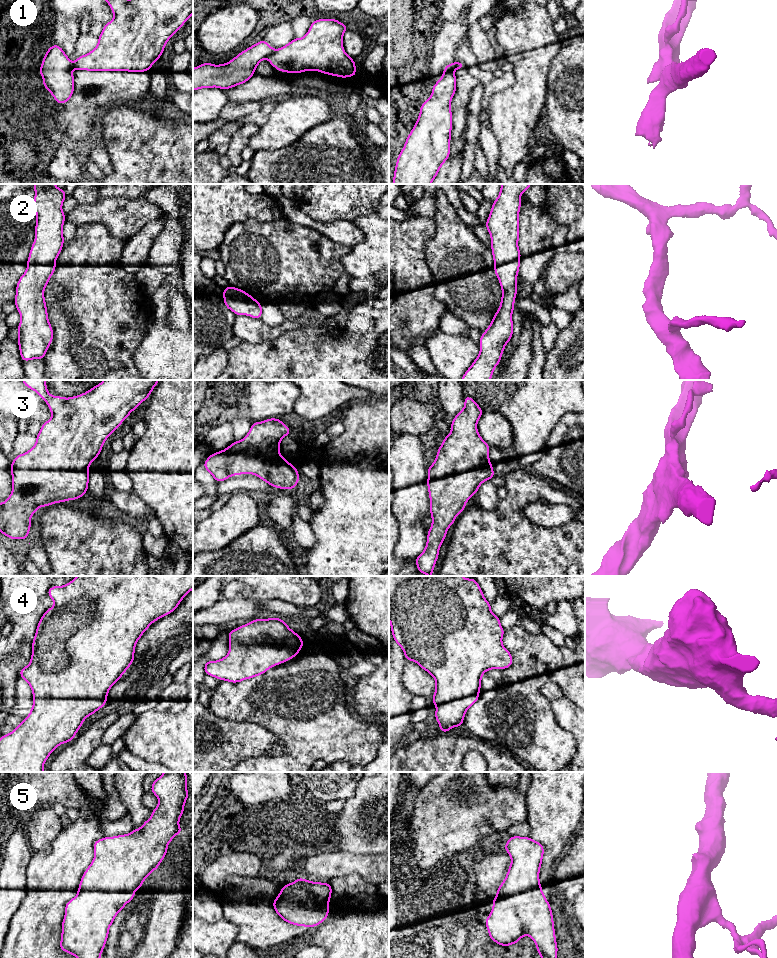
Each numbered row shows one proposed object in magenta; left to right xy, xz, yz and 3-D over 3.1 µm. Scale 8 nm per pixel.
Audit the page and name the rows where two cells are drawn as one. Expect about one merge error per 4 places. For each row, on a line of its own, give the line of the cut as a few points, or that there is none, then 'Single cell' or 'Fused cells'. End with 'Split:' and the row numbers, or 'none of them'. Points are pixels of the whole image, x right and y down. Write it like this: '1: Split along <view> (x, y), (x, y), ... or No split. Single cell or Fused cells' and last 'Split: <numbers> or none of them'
1: Split along xz (273, 50), (266, 57). Fused cells
2: No split. Single cell
3: No split. Single cell
4: No split. Single cell
5: No split. Single cell
Split: 1

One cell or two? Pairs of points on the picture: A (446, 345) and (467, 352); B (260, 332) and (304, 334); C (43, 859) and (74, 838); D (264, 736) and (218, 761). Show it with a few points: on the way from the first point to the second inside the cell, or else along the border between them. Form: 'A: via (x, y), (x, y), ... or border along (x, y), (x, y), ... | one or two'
A: via (451, 350), (453, 352), (462, 352) | one
B: border along (281, 332), (273, 339), (257, 342) | two
C: via (51, 859), (66, 846) | one
D: via (253, 739), (239, 740), (229, 750) | one

